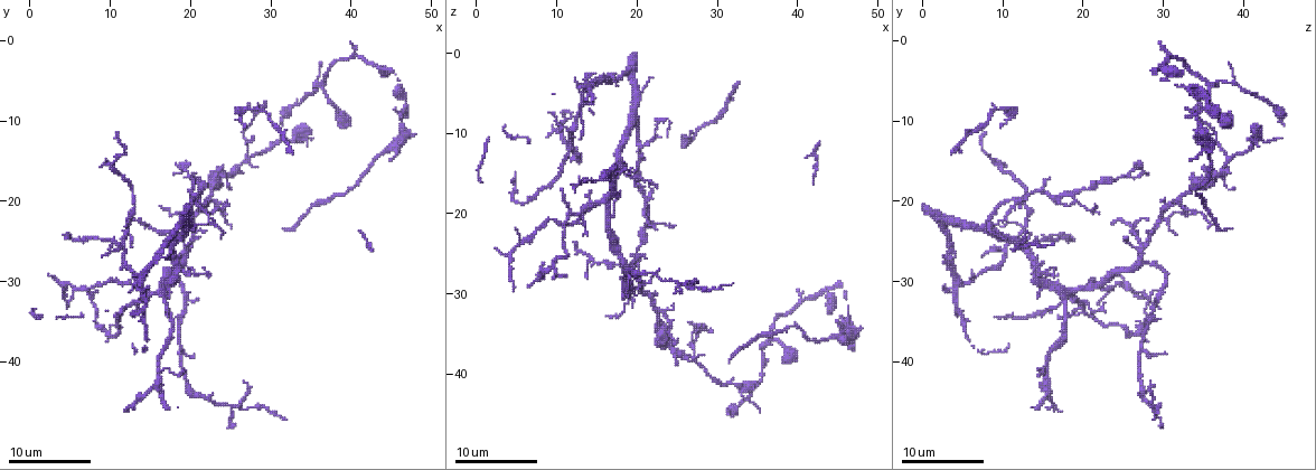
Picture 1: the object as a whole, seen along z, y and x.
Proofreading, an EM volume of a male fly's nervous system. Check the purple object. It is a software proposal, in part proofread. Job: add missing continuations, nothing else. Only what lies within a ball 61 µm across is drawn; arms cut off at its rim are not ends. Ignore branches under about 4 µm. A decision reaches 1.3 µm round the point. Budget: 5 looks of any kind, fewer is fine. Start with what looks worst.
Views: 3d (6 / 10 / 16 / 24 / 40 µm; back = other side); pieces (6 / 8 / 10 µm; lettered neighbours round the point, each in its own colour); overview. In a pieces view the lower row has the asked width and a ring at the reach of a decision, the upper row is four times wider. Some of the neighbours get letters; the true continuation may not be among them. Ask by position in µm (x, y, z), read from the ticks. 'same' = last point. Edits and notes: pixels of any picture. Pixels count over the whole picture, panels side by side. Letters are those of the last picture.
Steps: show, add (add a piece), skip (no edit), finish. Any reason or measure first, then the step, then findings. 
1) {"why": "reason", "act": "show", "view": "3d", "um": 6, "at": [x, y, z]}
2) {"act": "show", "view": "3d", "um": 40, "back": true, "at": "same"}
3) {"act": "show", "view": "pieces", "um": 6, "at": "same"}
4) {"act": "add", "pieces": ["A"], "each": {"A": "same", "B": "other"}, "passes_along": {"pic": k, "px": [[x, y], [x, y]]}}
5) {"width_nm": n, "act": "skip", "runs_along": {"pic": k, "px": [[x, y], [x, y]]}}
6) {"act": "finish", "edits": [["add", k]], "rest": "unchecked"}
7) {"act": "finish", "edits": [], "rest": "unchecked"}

{"why": "free end", "act": "show", "view": "pieces", "um": 8, "at": [12.0, 22.5, 23.5]}

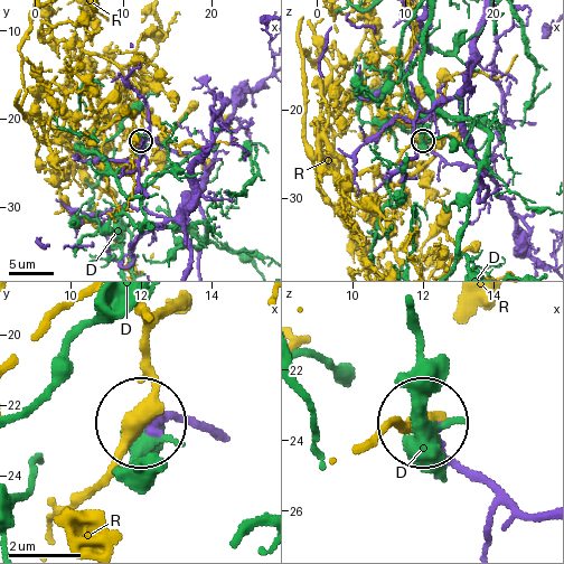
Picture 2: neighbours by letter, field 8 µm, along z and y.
{"act": "skip", "each": {"D": "other", "R": "other"}, "runs_along": {"pic": 2, "px": [[205, 428], [187, 419], [144, 425]]}, "found": "none of them fits"}

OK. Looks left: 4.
{"why": "tapers out", "act": "show", "view": "pieces", "um": 6, "at": [5.0, 24.0, 15.0]}

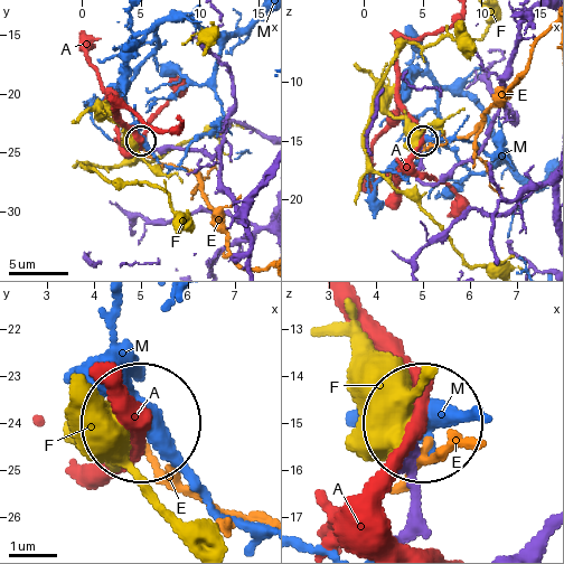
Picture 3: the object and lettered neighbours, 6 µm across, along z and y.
{"act": "skip", "each": {"A": "other", "E": "other", "F": "other", "M": "other"}, "runs_along": {"pic": 3, "px": [[404, 536], [416, 431]]}, "found": "no lettered piece goes on from it"}

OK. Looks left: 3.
{"why": "free end", "act": "show", "view": "pieces", "um": 10, "at": [11.0, 11.5, 8.0]}

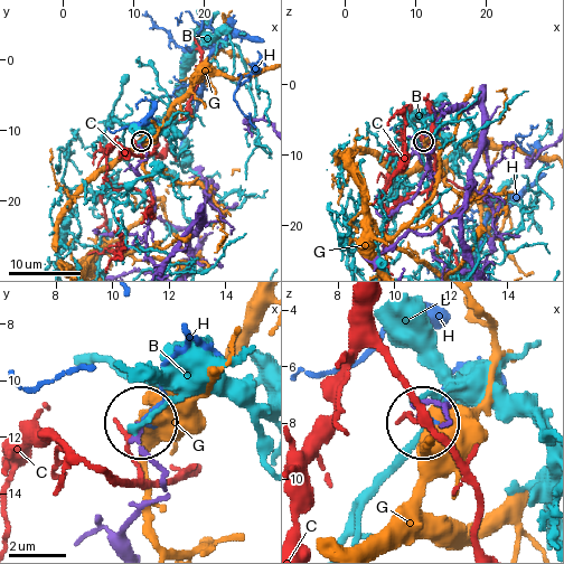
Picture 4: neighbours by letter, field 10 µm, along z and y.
{"width_nm": 210, "act": "skip", "each": {"B": "other", "C": "other", "G": "other", "H": "other"}, "found": "none of them fits"}

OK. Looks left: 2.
{"act": "finish", "edits": [], "rest": "unchecked"}

